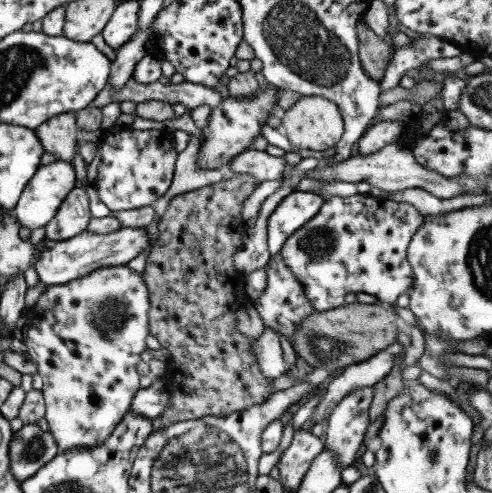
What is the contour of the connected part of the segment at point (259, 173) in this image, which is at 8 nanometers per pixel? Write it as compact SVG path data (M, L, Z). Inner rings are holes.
M250 148L232 158L229 168L232 172L250 174L259 181L269 181L282 179L286 165L284 156L279 152Z

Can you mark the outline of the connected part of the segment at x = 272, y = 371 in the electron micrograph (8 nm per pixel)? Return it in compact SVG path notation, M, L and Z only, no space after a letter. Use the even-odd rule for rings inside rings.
M265 326L263 334L254 342L254 353L258 358L260 370L268 379L278 378L288 370L283 358L283 350L279 336L268 326Z

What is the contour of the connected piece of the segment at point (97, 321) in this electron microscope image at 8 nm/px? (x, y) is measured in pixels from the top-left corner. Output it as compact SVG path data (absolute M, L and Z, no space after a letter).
M127 265L104 266L104 268L98 268L98 270L90 272L90 274L86 274L86 276L69 280L62 284L47 285L44 294L38 298L38 302L28 311L29 329L27 340L24 342L28 347L27 358L36 364L36 367L38 367L37 373L42 377L43 387L41 391L42 395L44 395L45 418L48 421L51 436L61 452L73 449L92 449L95 446L102 445L112 435L114 428L122 421L126 413L131 410L132 399L140 388L140 376L136 371L136 364L142 359L140 354L147 349L146 337L150 334L150 318L148 318L150 303L150 293L146 282L144 282L143 274L134 272Z

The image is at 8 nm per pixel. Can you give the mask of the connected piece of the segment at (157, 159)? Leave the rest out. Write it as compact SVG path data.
M114 128L106 132L98 143L98 148L101 160L95 186L98 198L111 211L134 210L152 205L170 188L179 152L174 149L172 132L166 128Z

